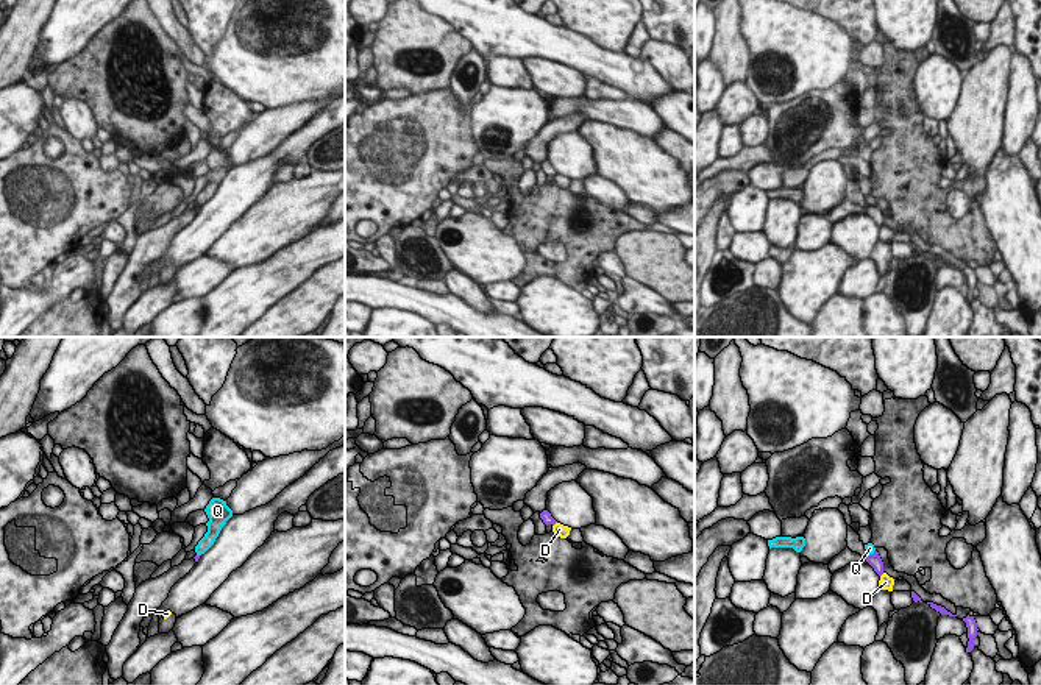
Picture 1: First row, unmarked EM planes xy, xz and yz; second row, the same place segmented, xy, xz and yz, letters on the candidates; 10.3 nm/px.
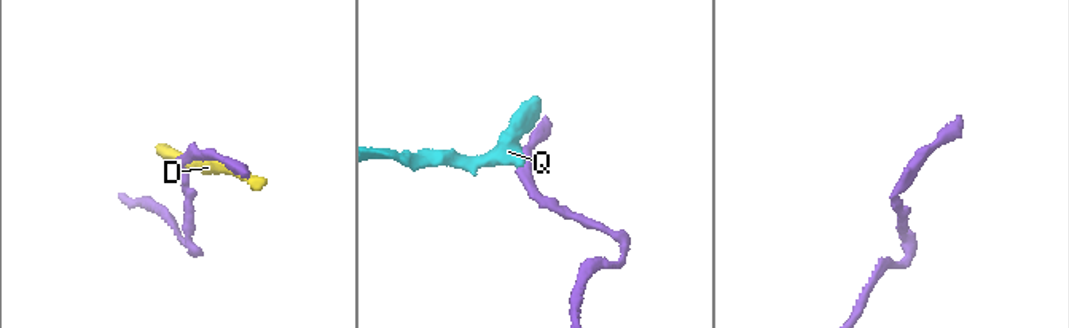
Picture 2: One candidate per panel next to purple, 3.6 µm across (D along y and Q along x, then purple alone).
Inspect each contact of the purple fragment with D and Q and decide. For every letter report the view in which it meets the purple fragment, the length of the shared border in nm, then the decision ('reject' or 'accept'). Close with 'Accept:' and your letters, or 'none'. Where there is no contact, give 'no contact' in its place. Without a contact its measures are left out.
D: contact in xz; length 70 nm; reject
Q: contact in yz; length 120 nm; reject
Accept: none

